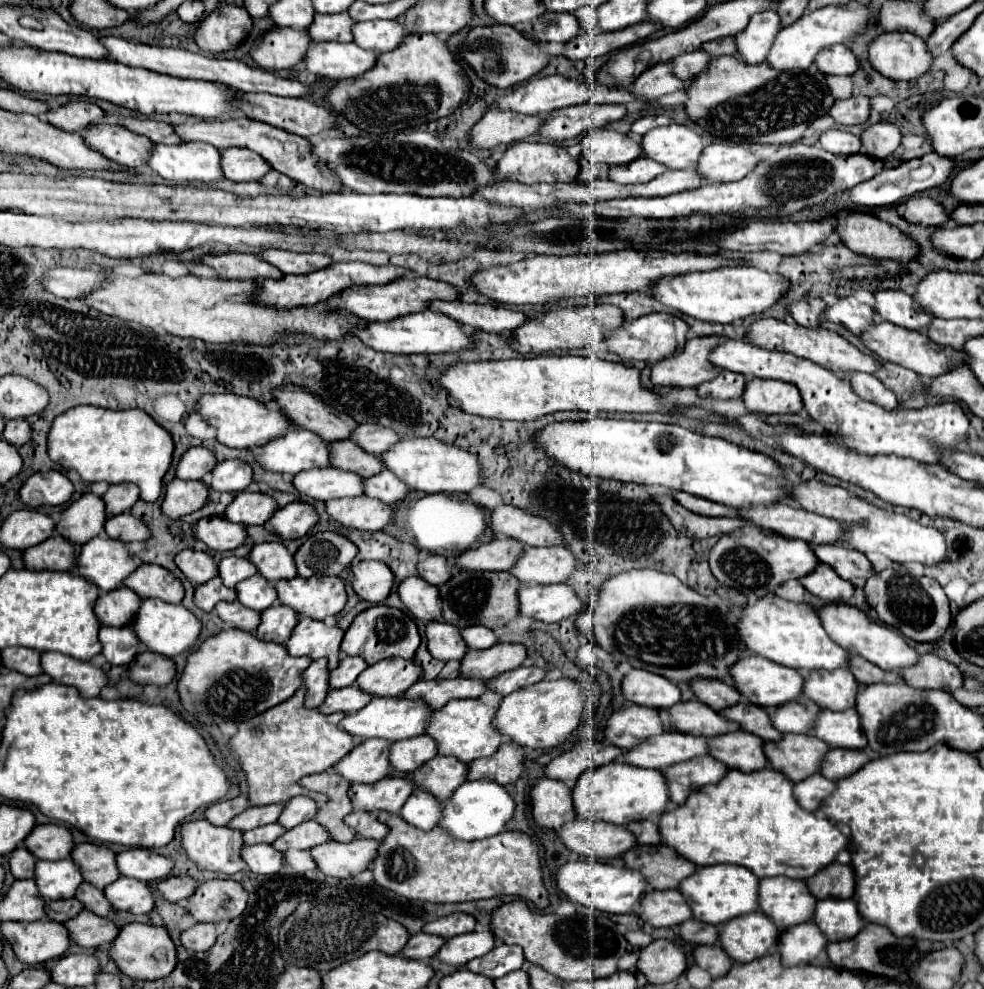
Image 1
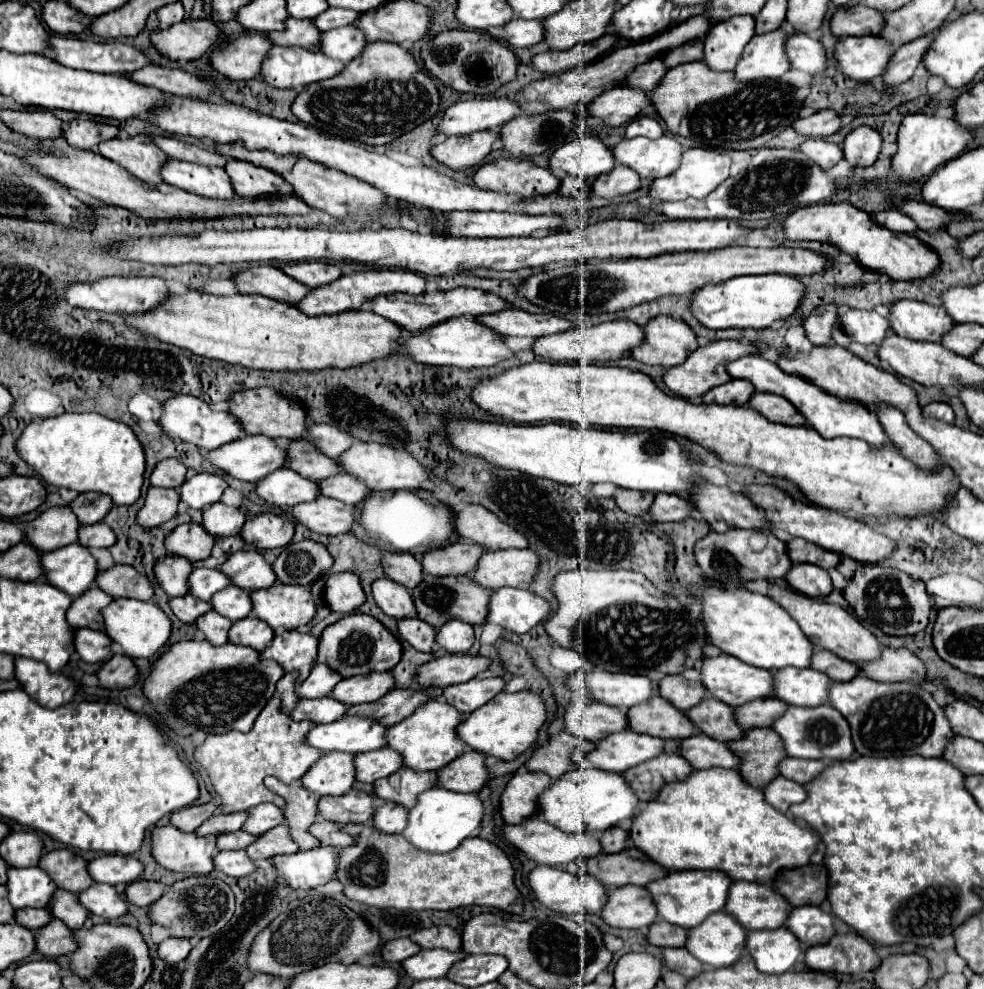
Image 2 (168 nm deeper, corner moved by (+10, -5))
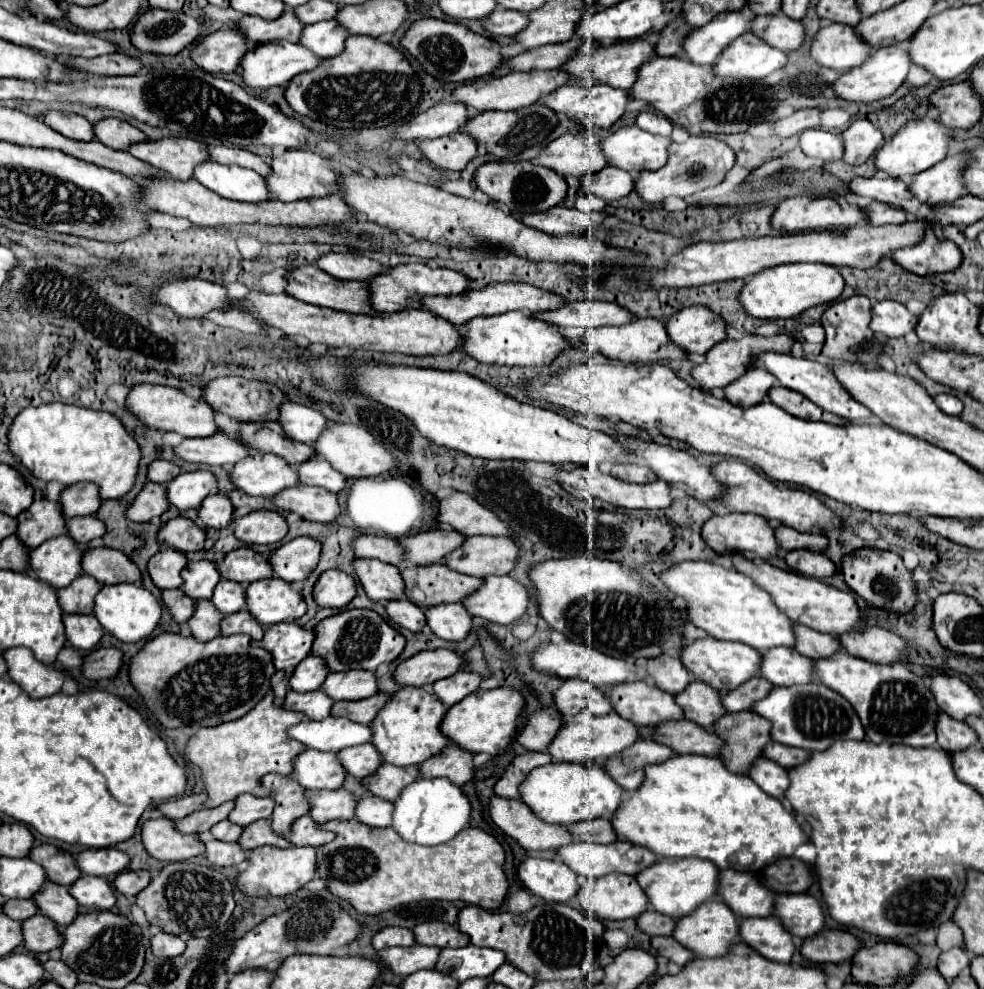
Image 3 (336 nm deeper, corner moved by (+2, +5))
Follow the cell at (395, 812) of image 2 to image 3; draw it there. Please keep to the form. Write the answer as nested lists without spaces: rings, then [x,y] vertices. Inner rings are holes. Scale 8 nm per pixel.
[[[364,796],[356,804],[356,816],[358,822],[372,826],[372,828],[384,828],[392,824],[392,802],[376,798],[376,796]]]

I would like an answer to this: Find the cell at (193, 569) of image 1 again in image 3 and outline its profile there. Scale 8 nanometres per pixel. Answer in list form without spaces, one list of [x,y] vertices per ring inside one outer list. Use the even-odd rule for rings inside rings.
[[[160,550],[158,554],[154,554],[148,562],[148,572],[152,582],[164,590],[164,588],[180,588],[182,586],[182,578],[180,572],[182,568],[188,564],[186,556],[178,550]]]

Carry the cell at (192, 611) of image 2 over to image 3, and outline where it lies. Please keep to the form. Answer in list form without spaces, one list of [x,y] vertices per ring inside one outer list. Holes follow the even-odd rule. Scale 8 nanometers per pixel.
[[[180,588],[178,590],[162,590],[162,602],[168,608],[172,620],[178,624],[186,622],[194,612],[192,598],[188,598]]]

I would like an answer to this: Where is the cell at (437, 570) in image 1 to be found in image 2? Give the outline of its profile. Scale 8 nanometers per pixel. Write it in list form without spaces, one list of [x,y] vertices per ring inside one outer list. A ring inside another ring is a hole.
[[[392,552],[384,556],[386,576],[404,584],[408,590],[414,590],[424,580],[424,568],[418,558],[408,552]]]

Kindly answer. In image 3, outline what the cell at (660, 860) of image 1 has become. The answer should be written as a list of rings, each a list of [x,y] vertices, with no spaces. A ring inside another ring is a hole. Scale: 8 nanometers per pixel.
[[[616,840],[612,844],[588,844],[588,842],[570,842],[566,846],[560,846],[556,850],[556,858],[560,862],[564,862],[568,868],[572,868],[577,874],[577,882],[580,888],[580,878],[600,878],[604,874],[610,872],[620,872],[620,874],[638,874],[640,870],[644,870],[646,866],[650,866],[656,856],[642,848],[642,846],[634,846],[632,842],[626,840]]]

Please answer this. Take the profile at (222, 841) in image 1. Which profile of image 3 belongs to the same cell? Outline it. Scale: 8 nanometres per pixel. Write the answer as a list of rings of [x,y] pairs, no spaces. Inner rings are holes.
[[[164,816],[142,824],[142,844],[152,858],[162,862],[182,862],[204,854],[204,844],[196,834],[180,834]]]

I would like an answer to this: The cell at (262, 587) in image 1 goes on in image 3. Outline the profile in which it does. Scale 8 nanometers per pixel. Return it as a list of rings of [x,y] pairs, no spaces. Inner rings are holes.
[[[220,580],[216,584],[216,590],[214,590],[210,602],[216,606],[218,612],[234,614],[234,612],[238,612],[246,606],[244,604],[244,586],[238,584],[238,582]]]

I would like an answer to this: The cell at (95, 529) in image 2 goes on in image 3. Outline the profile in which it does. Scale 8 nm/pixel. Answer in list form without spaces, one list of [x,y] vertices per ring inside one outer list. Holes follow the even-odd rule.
[[[94,516],[68,518],[66,528],[68,528],[68,536],[80,546],[86,546],[90,540],[100,538],[104,534],[104,524]]]

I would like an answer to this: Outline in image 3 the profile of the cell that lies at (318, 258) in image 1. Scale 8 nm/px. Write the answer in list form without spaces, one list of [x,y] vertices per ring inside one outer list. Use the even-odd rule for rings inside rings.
[[[354,252],[324,254],[318,260],[318,268],[340,280],[366,280],[384,272],[384,266],[378,260]]]

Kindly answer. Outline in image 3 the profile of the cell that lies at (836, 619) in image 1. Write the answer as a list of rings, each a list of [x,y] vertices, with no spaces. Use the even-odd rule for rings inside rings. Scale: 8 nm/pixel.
[[[730,554],[732,558],[732,566],[754,580],[754,584],[758,588],[762,588],[764,592],[768,592],[772,596],[772,600],[776,602],[776,606],[780,606],[780,610],[796,624],[804,624],[812,630],[818,632],[826,632],[832,636],[840,636],[842,632],[854,630],[858,628],[860,622],[860,610],[856,600],[852,598],[850,592],[842,592],[838,588],[832,588],[816,578],[806,578],[788,570],[780,570],[768,562],[758,562],[758,560],[748,560],[740,554]]]

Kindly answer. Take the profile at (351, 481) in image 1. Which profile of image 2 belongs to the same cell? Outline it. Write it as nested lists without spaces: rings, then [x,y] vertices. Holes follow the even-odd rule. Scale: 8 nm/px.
[[[280,468],[280,472],[272,472],[272,476],[256,482],[256,492],[268,504],[276,504],[280,508],[292,508],[302,502],[312,502],[320,496],[320,488],[314,480],[304,480],[298,472],[290,468]]]

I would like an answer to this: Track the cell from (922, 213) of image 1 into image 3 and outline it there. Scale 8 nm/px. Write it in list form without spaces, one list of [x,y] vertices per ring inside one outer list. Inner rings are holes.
[[[870,202],[864,208],[864,214],[868,218],[870,224],[878,226],[878,224],[904,224],[906,222],[906,212],[890,206],[890,204],[882,204],[882,202]]]

